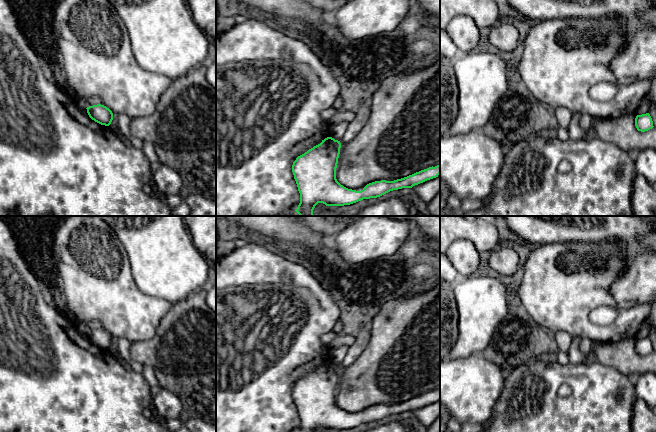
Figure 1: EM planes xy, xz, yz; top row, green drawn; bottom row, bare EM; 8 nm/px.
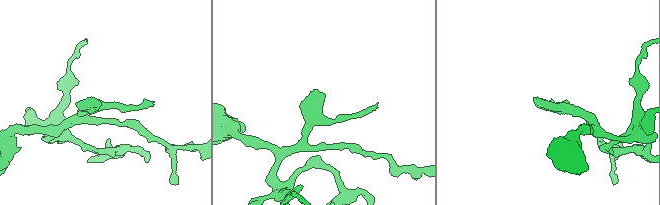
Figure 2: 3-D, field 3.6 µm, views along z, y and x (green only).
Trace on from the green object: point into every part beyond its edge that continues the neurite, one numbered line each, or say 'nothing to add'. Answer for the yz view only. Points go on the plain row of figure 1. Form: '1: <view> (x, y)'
nothing to add

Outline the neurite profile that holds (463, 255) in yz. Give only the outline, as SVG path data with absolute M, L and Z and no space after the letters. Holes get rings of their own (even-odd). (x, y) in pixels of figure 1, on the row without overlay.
M467 239L452 242L445 255L458 271L460 278L467 278L482 271L480 253L473 242Z

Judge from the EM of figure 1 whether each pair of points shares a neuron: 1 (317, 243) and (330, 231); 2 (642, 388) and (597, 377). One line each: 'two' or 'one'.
1: two
2: two

